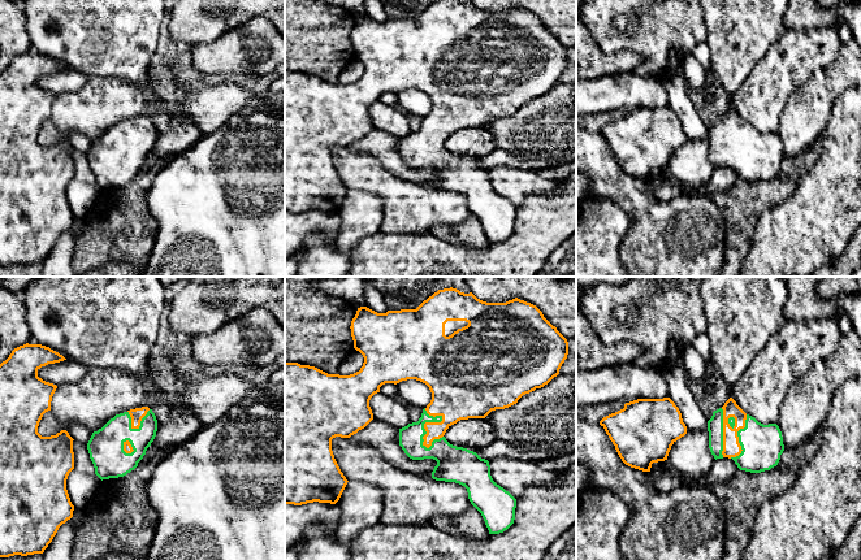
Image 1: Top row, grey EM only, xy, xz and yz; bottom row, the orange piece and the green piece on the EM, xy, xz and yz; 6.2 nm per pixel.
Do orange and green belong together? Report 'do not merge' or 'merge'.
merge

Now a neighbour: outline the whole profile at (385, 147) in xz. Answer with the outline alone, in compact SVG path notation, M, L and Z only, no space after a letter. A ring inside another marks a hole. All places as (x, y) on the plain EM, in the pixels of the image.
M373 127L364 138L351 144L349 149L375 156L391 174L417 186L432 187L432 181L437 174L433 168L410 168L399 155L399 138L380 129Z

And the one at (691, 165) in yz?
M674 48L669 52L667 68L670 73L663 82L667 91L667 107L679 117L687 135L687 143L674 151L667 169L683 186L698 188L710 181L715 170L709 157L709 129L688 96L683 61Z

